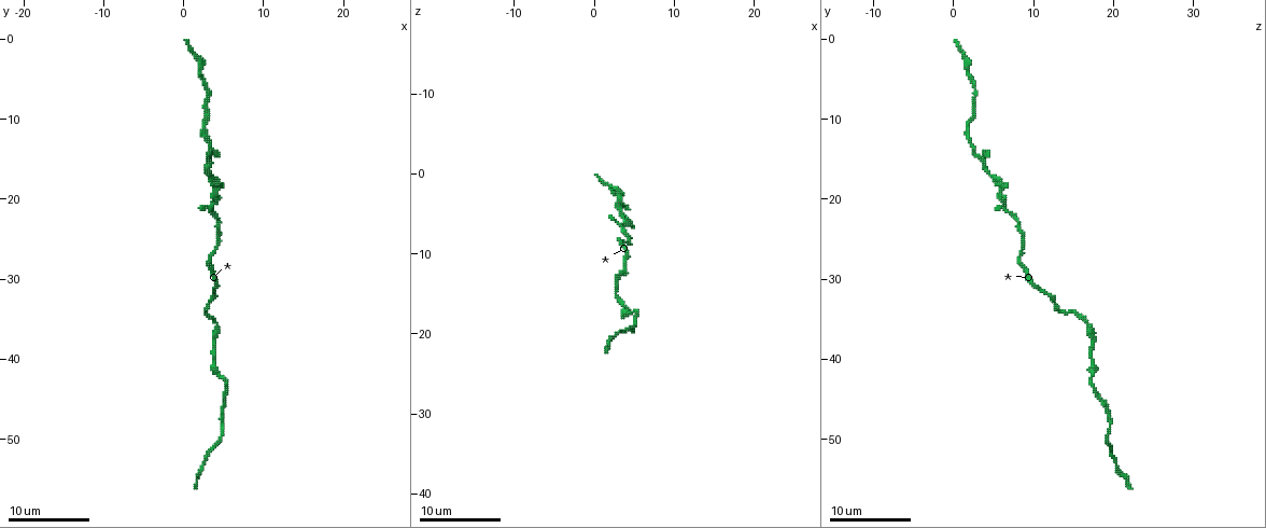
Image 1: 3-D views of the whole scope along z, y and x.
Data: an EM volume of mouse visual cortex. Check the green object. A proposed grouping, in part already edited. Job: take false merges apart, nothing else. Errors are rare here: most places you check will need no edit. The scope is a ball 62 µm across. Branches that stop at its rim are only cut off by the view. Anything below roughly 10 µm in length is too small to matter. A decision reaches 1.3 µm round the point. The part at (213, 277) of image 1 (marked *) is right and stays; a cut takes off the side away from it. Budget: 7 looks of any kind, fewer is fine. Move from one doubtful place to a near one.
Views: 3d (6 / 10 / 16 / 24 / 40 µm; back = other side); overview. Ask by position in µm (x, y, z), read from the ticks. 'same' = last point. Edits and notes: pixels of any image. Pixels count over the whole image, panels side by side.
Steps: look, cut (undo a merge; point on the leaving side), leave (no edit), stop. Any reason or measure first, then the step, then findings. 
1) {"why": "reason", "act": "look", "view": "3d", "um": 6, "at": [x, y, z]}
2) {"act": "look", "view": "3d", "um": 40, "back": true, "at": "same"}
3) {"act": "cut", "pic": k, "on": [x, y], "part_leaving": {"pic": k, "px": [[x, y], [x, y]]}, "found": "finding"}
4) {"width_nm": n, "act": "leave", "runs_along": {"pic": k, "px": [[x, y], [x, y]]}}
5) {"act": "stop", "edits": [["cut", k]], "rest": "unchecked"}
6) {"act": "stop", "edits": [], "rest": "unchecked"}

{"act": "look", "view": "3d", "um": 6, "at": [2.5, 5.0, 2.5]}

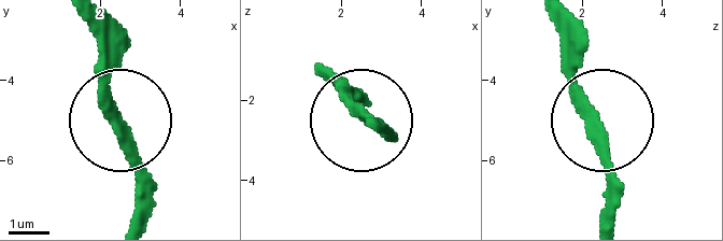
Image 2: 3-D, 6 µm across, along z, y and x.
{"act": "leave", "runs_along": {"pic": 2, "px": [[603, 223], [609, 140], [579, 79], [579, 20]]}, "found": "all the same neuron"}

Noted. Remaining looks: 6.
{"why": "three arms meet", "act": "look", "view": "3d", "um": 16, "at": [3.0, 15.0, 2.5]}

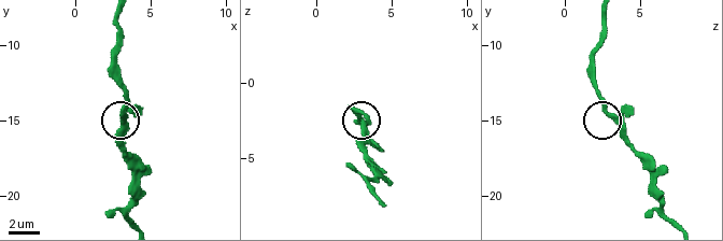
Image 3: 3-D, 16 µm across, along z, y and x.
{"act": "look", "view": "3d", "um": 6, "at": [3.2, 14.6, 3.0]}

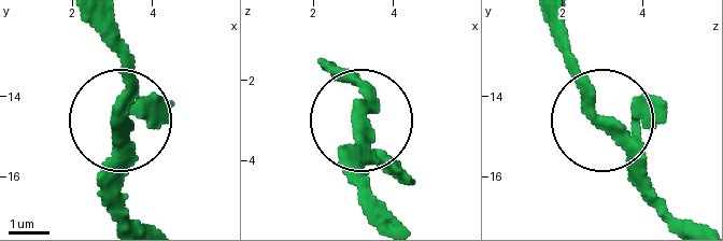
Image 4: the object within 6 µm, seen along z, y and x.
{"arms": 3, "act": "leave", "found": "continuous, no second neuron"}

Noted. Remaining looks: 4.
{"why": "side arm on a straight run", "act": "look", "view": "3d", "um": 6, "at": [3.5, 21.5, 7.0]}

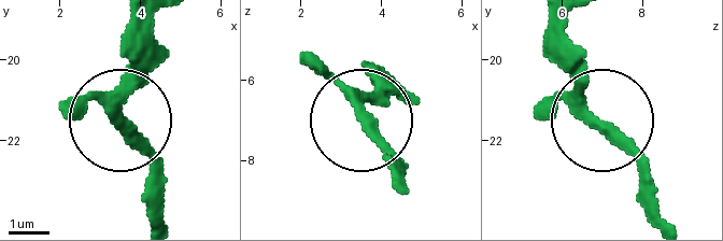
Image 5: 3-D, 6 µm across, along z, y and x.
{"width_nm": 280, "act": "leave", "runs_along": {"pic": 5, "px": [[658, 217], [641, 167], [593, 115], [580, 74], [546, 37]]}, "found": "one neuron here"}

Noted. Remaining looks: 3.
{"act": "stop", "edits": [], "rest": "unchecked"}

